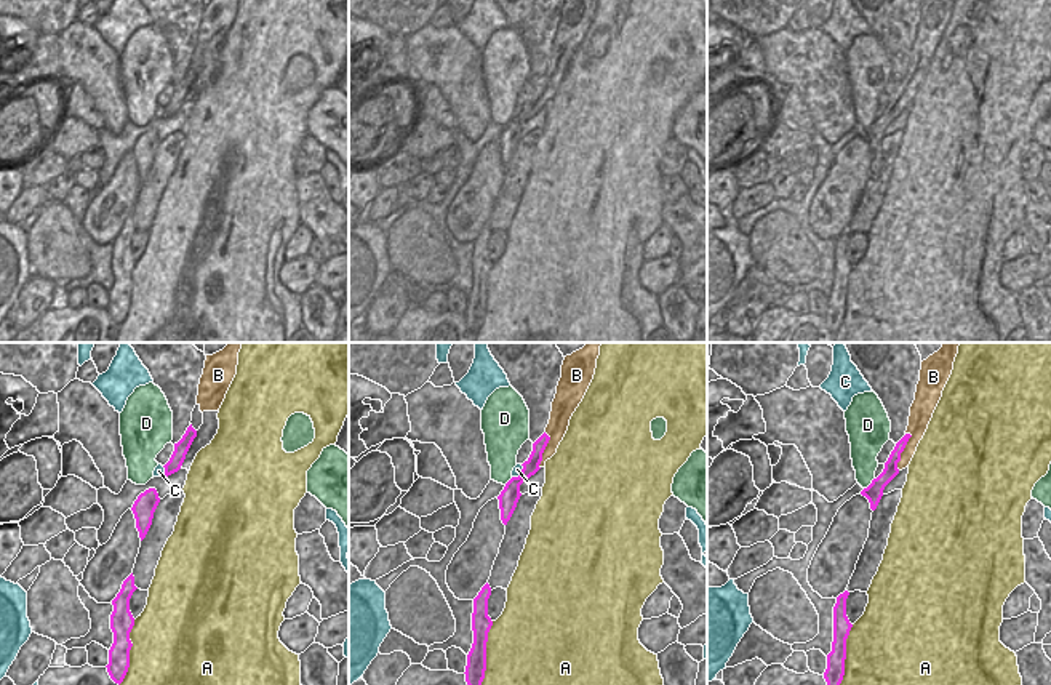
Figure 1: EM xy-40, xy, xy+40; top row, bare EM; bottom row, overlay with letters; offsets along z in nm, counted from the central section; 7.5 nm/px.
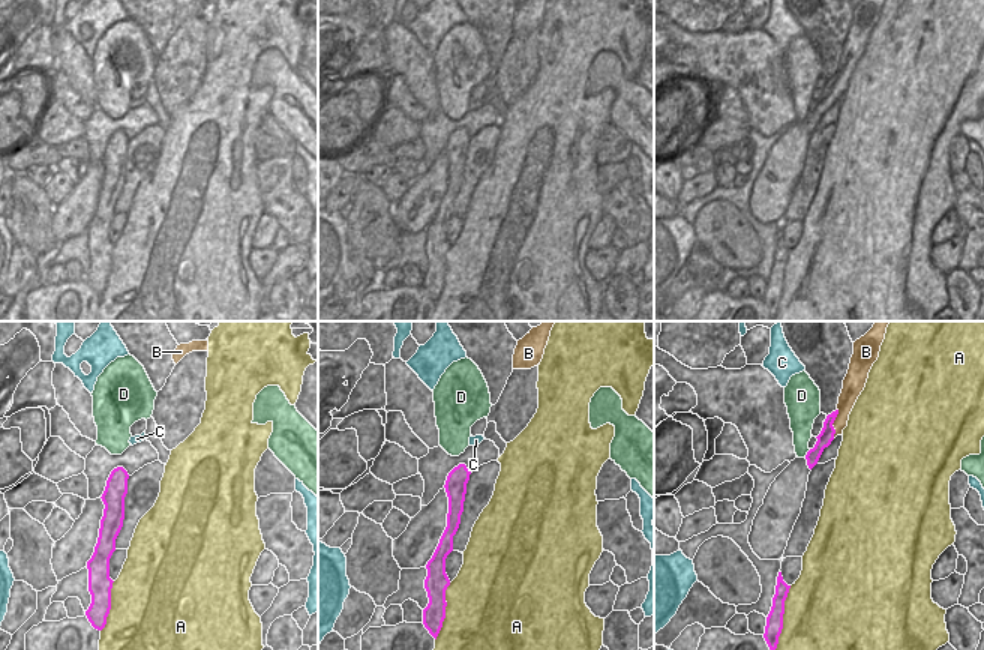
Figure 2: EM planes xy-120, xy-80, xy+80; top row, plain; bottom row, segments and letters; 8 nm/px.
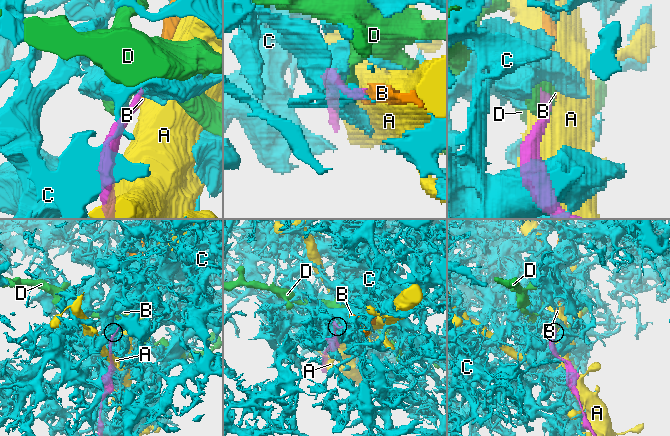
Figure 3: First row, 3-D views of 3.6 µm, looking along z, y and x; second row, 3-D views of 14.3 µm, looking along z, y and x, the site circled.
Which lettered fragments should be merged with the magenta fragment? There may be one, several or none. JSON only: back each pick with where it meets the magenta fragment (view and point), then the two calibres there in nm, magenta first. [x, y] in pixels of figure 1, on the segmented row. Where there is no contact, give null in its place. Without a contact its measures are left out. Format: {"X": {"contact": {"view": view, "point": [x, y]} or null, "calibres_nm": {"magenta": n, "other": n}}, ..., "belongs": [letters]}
{"B": {"contact": {"view": "xy+40", "point": [903, 450]}, "calibres_nm": {"magenta": 110, "other": 150}}, "belongs": ["B"]}

